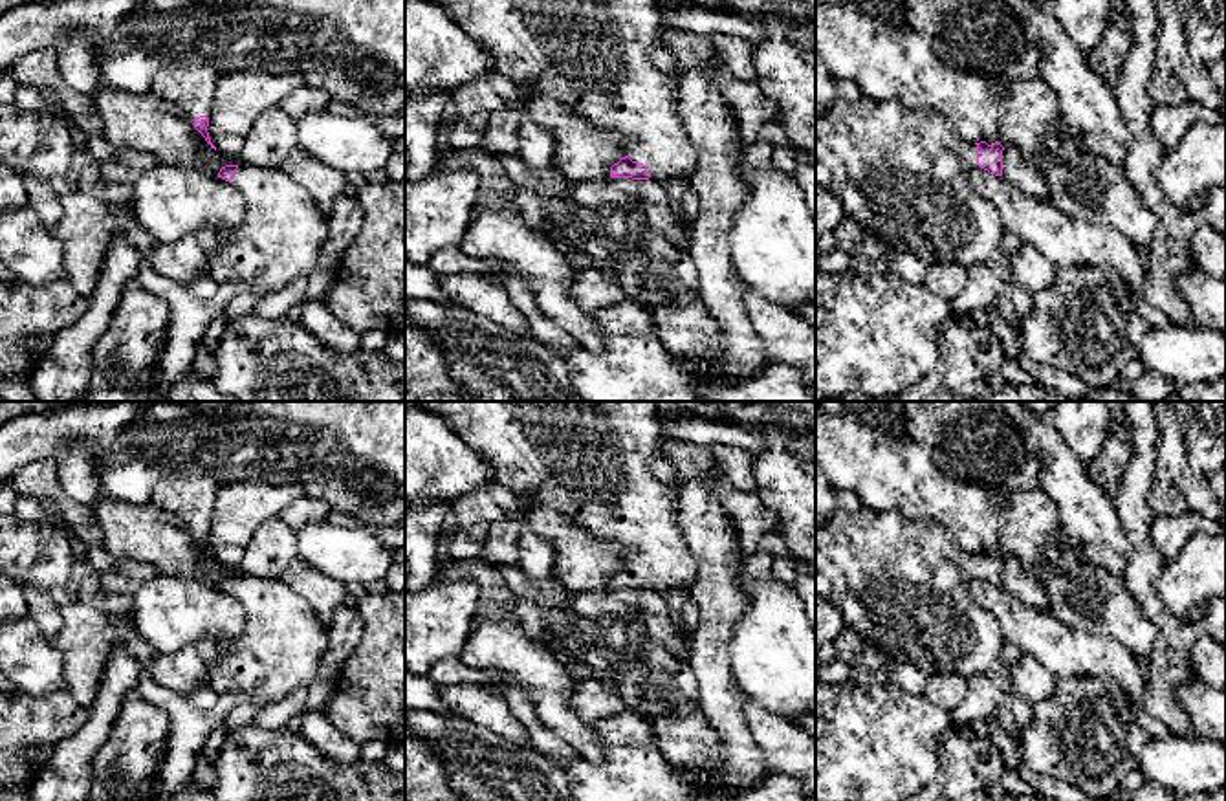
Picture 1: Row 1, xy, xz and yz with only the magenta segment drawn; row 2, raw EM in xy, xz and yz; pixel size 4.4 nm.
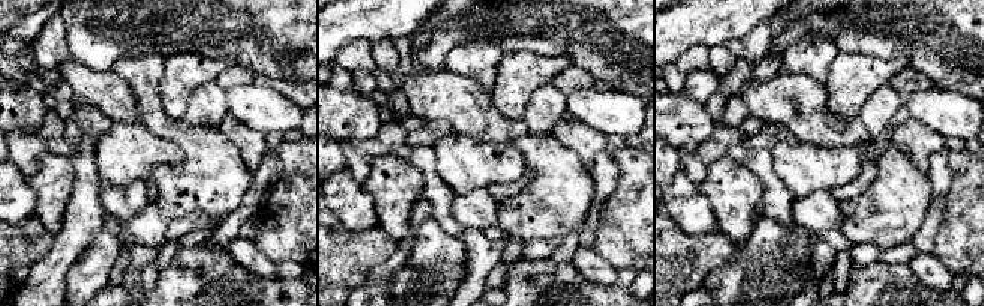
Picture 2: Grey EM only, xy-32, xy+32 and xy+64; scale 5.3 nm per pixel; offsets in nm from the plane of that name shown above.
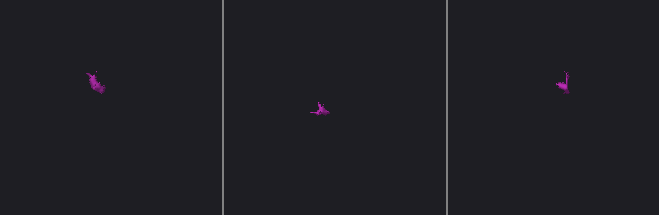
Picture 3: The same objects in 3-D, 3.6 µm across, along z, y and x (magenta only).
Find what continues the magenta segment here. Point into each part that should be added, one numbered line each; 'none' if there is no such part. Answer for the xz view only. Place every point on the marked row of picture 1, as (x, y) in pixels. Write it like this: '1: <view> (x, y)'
1: xz (594, 55)

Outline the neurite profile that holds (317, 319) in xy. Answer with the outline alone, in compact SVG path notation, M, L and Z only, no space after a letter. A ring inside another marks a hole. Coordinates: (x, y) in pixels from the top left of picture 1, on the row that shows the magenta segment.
M321 299L304 304L301 323L328 348L345 354L359 348L359 334L337 319Z

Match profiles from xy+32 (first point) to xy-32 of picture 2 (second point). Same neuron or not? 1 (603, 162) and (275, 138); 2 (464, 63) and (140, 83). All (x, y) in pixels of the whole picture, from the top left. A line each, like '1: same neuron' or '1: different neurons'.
1: same neuron
2: same neuron

